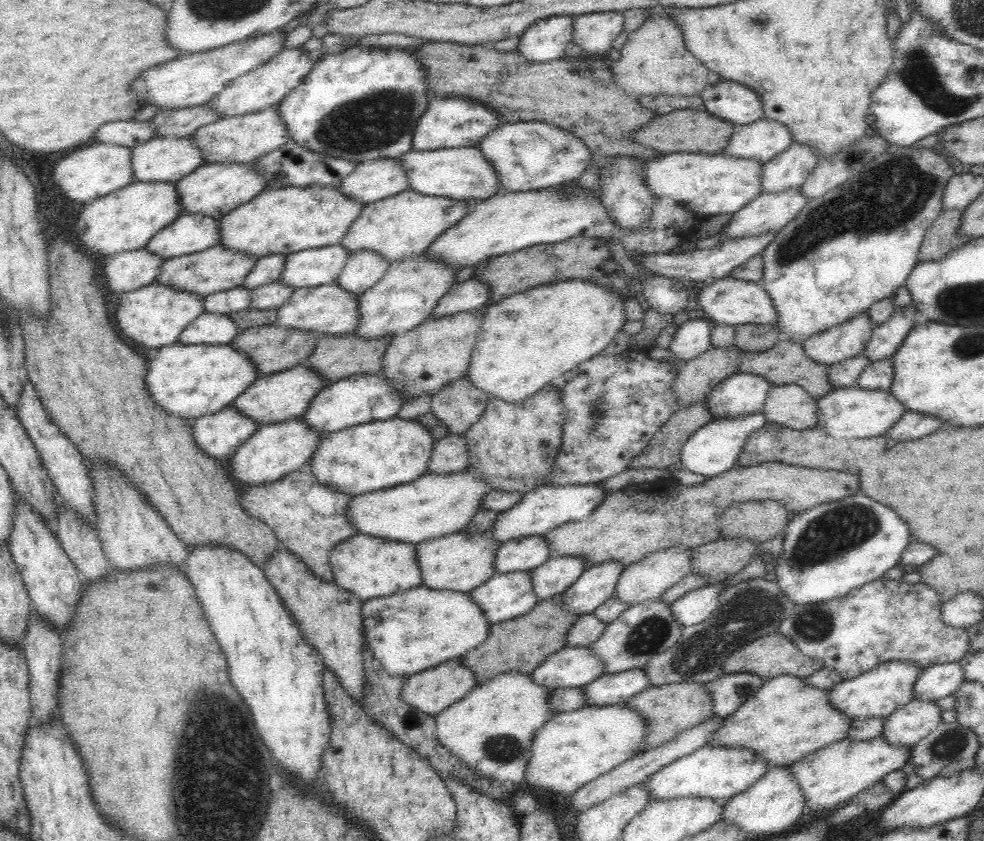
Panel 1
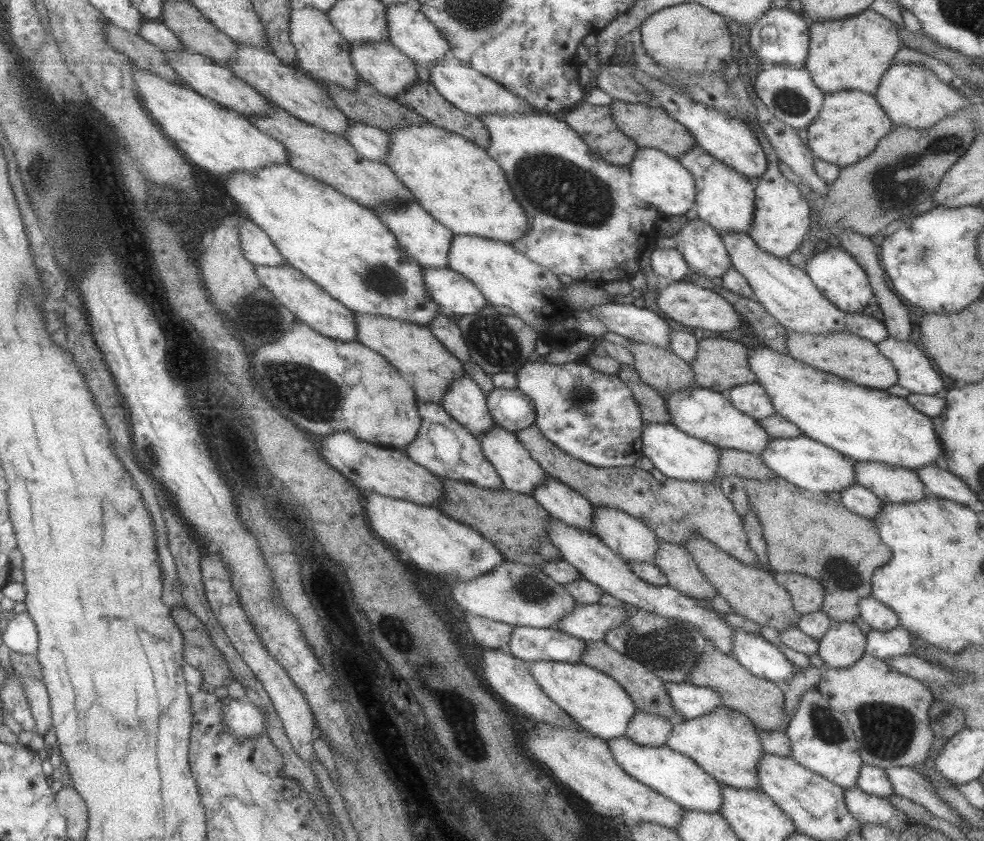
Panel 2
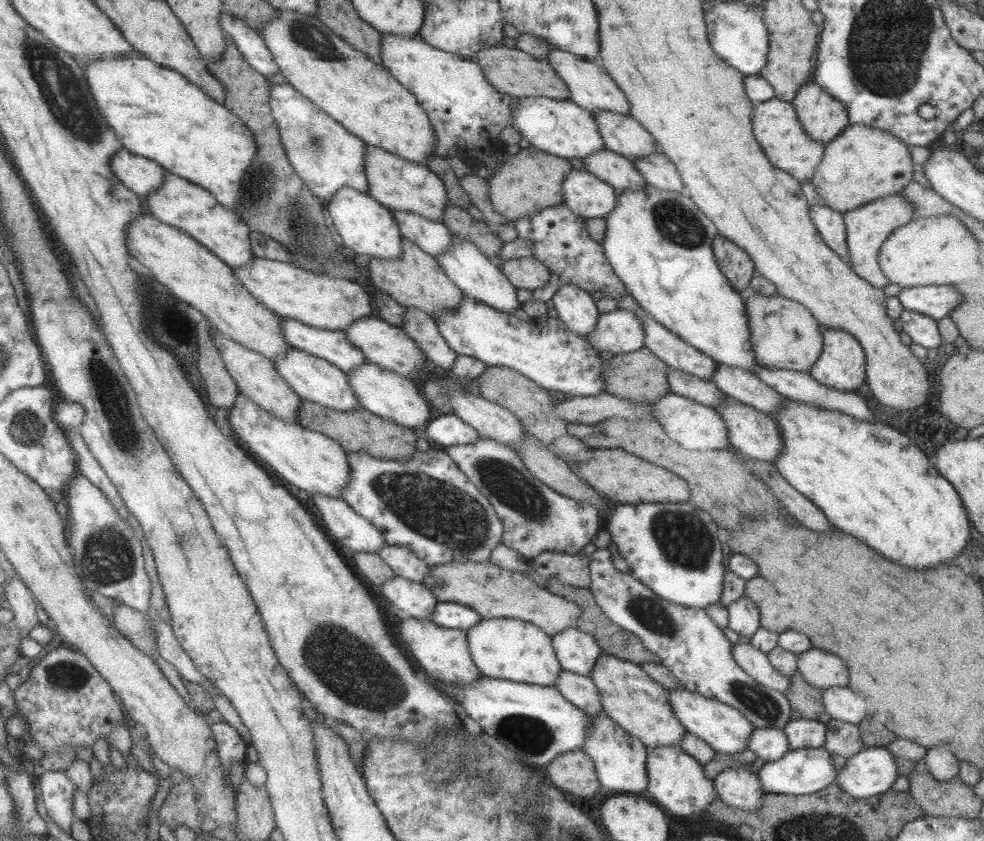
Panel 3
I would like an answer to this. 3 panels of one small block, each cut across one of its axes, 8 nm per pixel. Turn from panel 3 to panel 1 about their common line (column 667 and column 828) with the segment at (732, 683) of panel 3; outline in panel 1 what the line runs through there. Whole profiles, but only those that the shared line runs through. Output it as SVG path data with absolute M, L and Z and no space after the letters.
M874 580L856 588L842 598L818 604L795 605L792 616L781 620L776 633L791 640L802 655L820 660L823 668L839 674L840 680L850 680L876 666L892 660L911 662L925 669L936 664L957 662L968 652L968 635L964 628L954 628L941 621L942 601L927 585L906 584L903 580Z

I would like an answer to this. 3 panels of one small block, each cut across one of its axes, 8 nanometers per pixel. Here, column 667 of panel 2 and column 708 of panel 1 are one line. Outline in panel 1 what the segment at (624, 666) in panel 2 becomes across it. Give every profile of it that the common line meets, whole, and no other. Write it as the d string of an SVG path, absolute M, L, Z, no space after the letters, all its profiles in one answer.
M678 682L668 684L668 686L648 687L624 703L627 708L637 712L644 719L645 724L644 736L633 754L634 757L644 754L652 748L660 748L675 740L676 736L682 732L714 717L711 698L703 689L703 683L698 684L697 682Z

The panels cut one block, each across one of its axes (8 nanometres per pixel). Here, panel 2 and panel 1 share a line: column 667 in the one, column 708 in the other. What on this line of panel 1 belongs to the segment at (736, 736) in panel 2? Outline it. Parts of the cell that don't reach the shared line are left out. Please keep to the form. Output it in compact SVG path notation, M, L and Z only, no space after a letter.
M789 674L764 680L756 694L747 698L731 715L723 717L717 729L705 738L703 746L747 748L750 752L759 756L769 767L789 765L808 753L846 738L845 734L852 720L838 712L829 703L828 695L829 690L812 688L805 683L805 679L796 678Z

